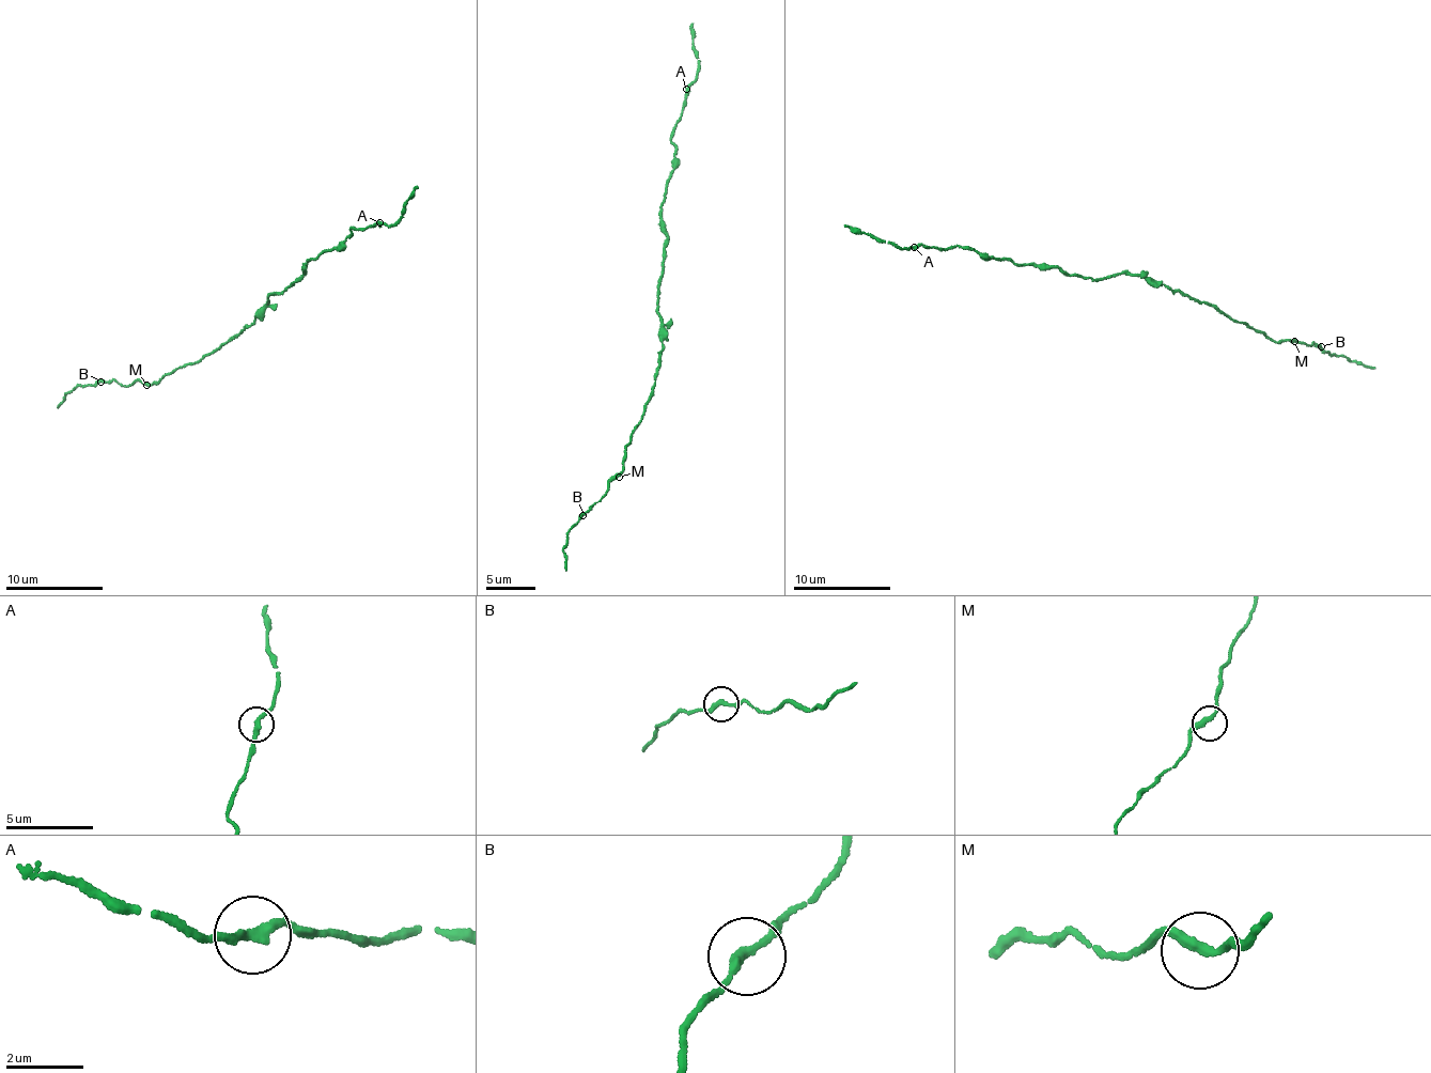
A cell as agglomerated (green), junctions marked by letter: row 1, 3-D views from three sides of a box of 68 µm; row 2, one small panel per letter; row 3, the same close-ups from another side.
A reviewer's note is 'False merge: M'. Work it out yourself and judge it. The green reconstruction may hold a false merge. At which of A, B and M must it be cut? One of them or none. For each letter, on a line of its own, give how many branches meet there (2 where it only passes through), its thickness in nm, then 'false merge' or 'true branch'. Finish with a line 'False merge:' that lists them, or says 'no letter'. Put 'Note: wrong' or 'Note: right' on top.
Note: wrong
A: 2 | 240 nm | true branch
B: 2 | 240 nm | true branch
M: 2 | 240 nm | true branch
False merge: no letter

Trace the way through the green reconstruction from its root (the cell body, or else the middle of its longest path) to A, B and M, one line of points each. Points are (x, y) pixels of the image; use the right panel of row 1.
A: (1130, 276), (1117, 271), (1100, 279), (1012, 263), (950, 245), (945, 249), (918, 245), (914, 248)
B: (1130, 276), (1156, 280), (1171, 291), (1211, 302), (1229, 319), (1263, 330), (1274, 341), (1321, 346)
M: (1130, 276), (1156, 280), (1171, 291), (1211, 302), (1229, 319), (1263, 330), (1274, 341), (1294, 341)

